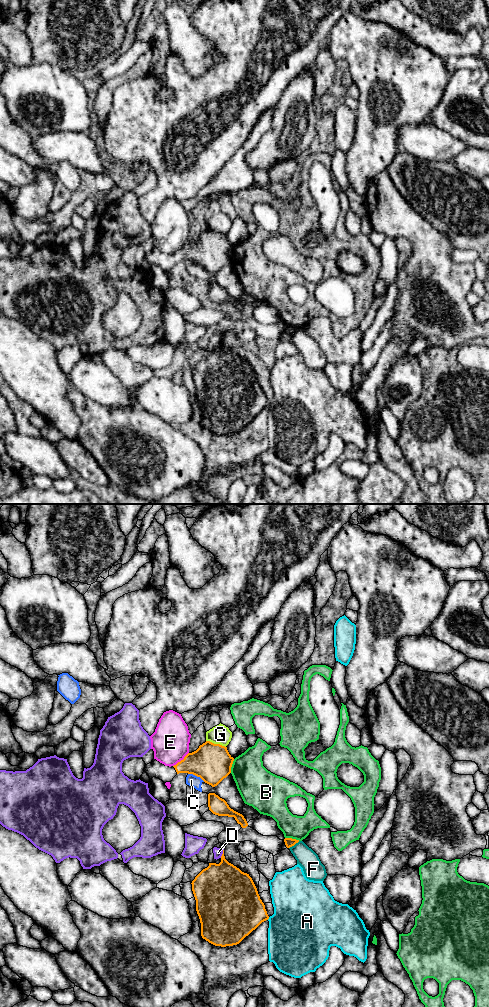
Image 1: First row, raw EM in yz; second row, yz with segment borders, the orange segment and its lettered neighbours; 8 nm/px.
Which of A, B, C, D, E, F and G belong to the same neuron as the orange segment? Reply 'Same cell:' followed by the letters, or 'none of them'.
Same cell: none of them

